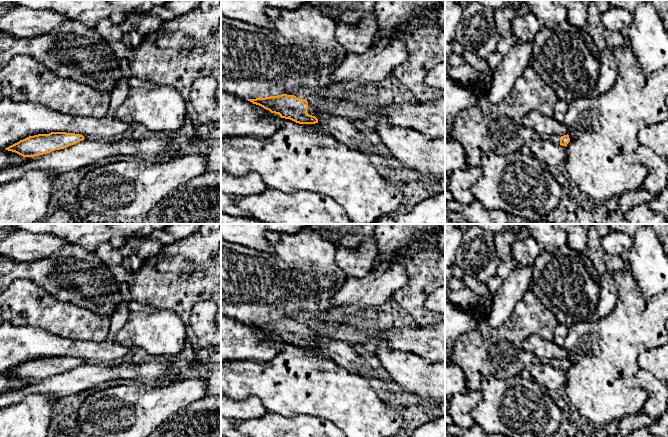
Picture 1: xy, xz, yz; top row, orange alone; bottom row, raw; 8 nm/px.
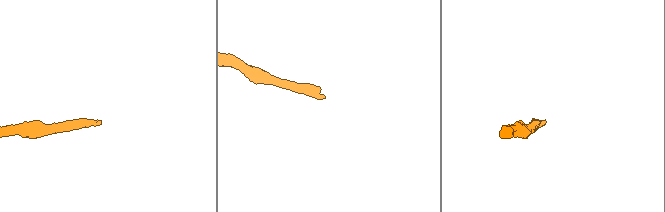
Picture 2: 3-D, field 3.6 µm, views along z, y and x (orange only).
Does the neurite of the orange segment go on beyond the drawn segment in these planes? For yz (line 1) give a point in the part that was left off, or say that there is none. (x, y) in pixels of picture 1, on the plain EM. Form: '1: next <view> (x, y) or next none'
1: next yz (555, 363)

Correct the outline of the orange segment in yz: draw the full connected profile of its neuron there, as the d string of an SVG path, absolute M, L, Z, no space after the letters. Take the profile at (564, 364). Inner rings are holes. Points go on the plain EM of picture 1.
M551 359L548 363L555 369L567 370L570 365L569 359L559 360L559 359Z

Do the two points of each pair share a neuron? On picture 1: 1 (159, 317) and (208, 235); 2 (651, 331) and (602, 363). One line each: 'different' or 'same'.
1: different
2: same

